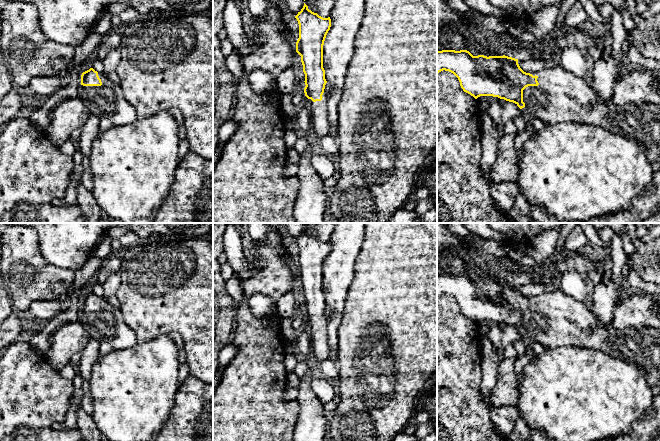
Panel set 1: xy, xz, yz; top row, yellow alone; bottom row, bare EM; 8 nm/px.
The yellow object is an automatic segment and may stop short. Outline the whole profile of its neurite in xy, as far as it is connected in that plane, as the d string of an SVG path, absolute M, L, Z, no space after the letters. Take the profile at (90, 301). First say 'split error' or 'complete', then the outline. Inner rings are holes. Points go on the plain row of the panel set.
split error; M93 292L82 297L79 320L91 338L104 340L115 350L137 344L136 334L125 324L121 310Z

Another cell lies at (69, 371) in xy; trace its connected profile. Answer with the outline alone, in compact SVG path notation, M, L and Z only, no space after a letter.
M69 363L62 367L61 369L59 369L58 372L63 378L73 380L77 374L77 369L74 364Z

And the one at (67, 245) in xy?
M0 223L0 229L16 225L35 229L42 257L51 265L77 271L92 257L98 239L111 227L128 227L131 223Z

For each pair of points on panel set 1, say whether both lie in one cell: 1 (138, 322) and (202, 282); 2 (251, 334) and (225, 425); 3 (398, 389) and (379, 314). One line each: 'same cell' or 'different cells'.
1: same cell
2: same cell
3: same cell

